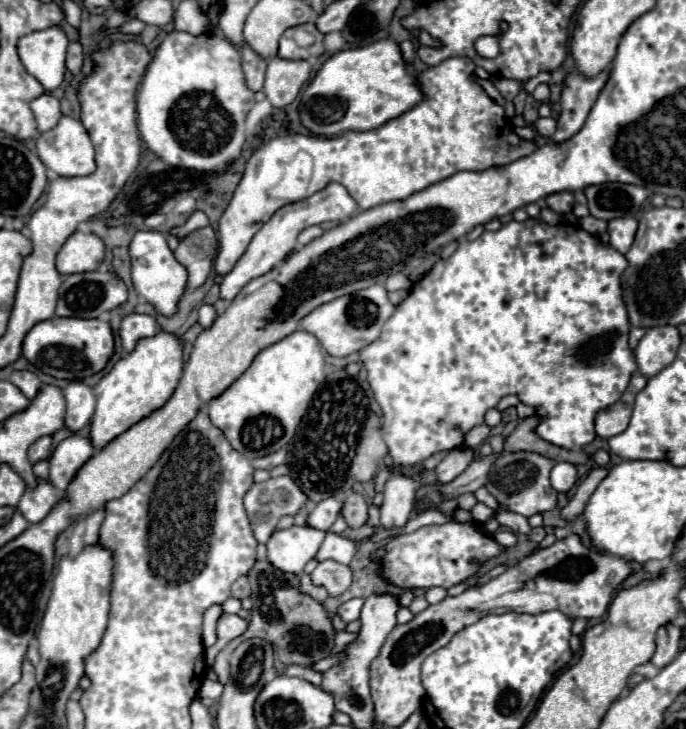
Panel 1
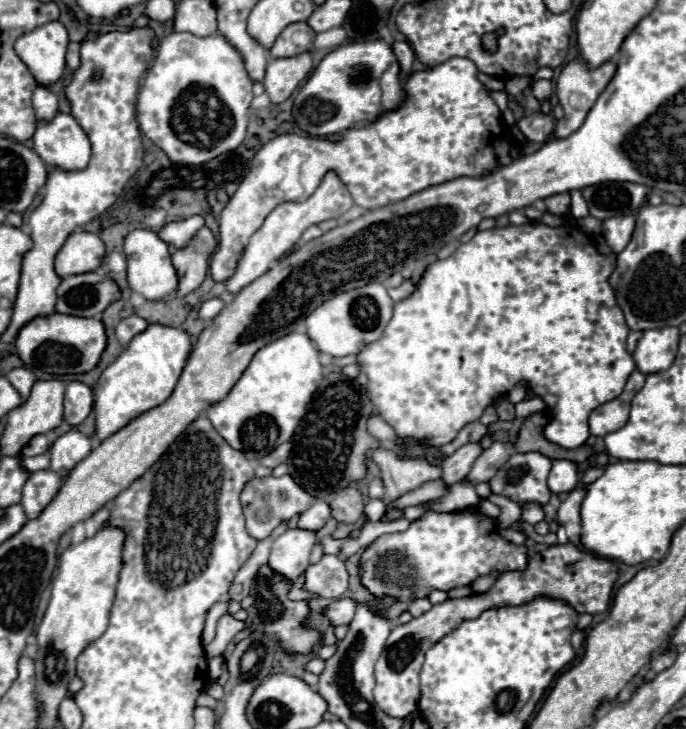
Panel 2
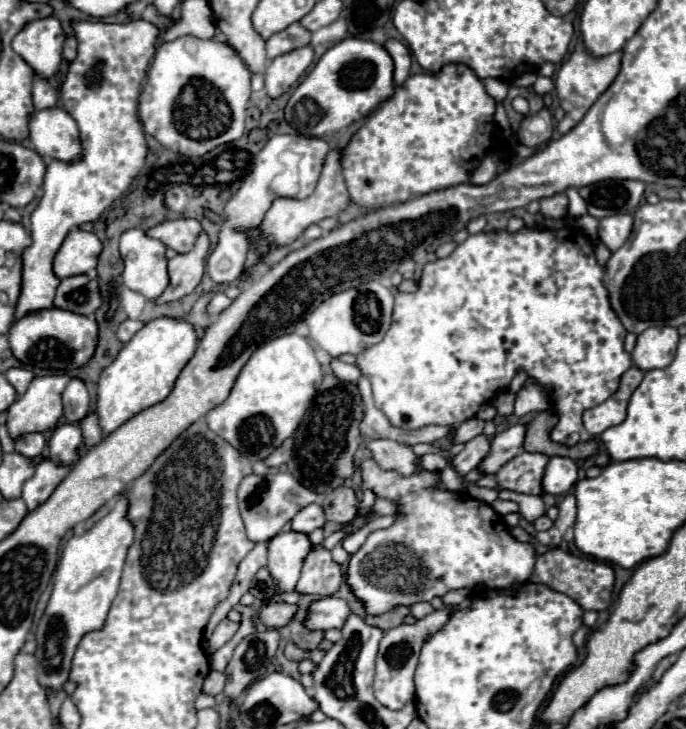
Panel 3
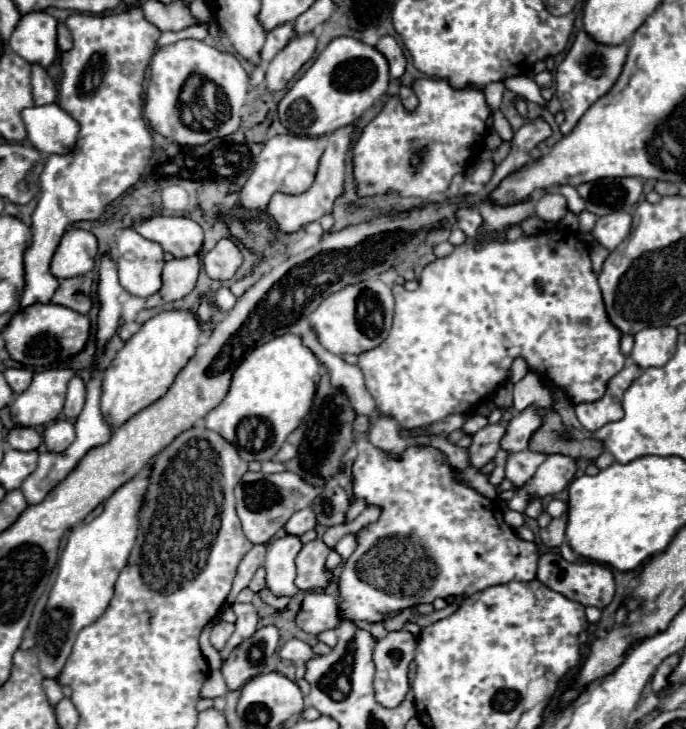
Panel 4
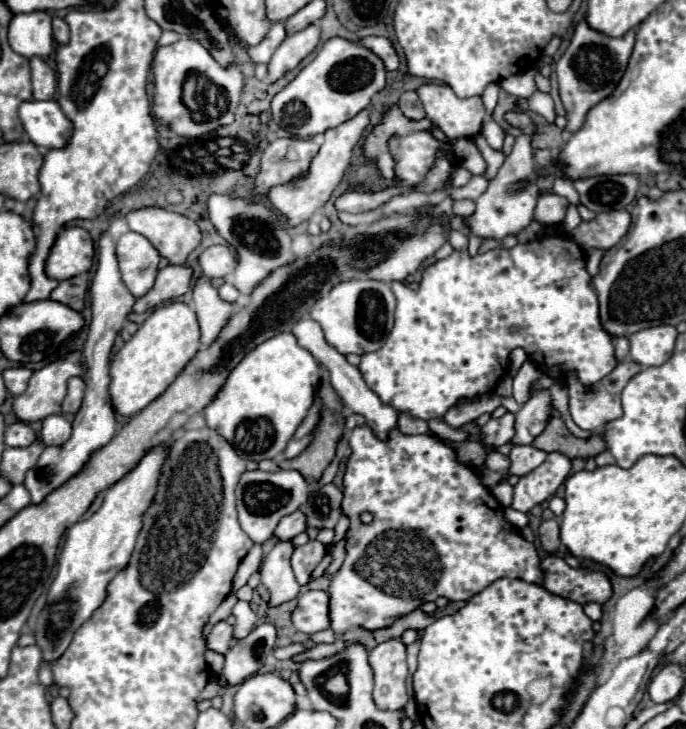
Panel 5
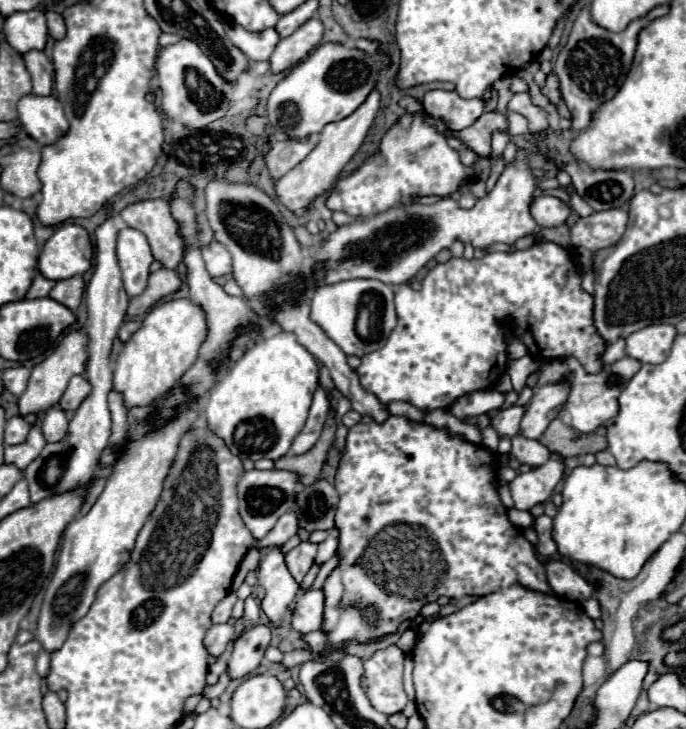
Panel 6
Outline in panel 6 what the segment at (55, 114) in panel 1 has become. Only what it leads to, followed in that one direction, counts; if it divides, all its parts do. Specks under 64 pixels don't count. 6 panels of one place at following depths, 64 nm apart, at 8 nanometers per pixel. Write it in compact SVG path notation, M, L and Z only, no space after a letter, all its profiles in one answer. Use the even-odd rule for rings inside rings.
M32 50L24 54L24 62L32 76L32 94L50 96L54 88L54 72L52 72L52 62L46 58L46 54Z

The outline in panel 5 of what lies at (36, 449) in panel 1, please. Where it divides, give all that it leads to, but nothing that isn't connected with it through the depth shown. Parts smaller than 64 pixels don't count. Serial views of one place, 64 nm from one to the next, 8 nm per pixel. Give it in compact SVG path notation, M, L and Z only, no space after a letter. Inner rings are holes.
M14 422L6 428L6 446L26 448L28 444L34 444L36 440L38 440L36 432L24 422Z

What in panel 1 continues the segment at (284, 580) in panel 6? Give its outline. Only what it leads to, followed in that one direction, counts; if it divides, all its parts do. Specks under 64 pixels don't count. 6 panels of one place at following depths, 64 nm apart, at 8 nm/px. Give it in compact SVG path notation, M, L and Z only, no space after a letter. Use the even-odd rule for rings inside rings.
M290 526L284 530L274 530L266 542L268 560L272 566L302 574L304 566L316 556L320 544L324 542L326 532L308 526Z

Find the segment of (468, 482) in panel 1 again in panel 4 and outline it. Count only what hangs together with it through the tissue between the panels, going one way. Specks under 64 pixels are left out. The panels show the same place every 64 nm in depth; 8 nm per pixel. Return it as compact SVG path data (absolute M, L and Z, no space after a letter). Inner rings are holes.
M528 408L528 410L516 414L508 424L508 432L504 434L504 440L500 440L500 448L506 450L508 454L524 450L528 446L532 432L540 424L542 424L542 414L538 414L536 408Z

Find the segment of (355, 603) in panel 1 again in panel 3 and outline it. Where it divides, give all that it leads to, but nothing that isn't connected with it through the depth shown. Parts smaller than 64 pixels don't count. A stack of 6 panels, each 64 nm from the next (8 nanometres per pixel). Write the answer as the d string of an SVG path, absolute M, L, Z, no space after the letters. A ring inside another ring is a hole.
M330 596L314 602L310 606L310 614L306 618L306 626L310 630L330 630L330 628L342 628L344 620L352 614L346 600Z

